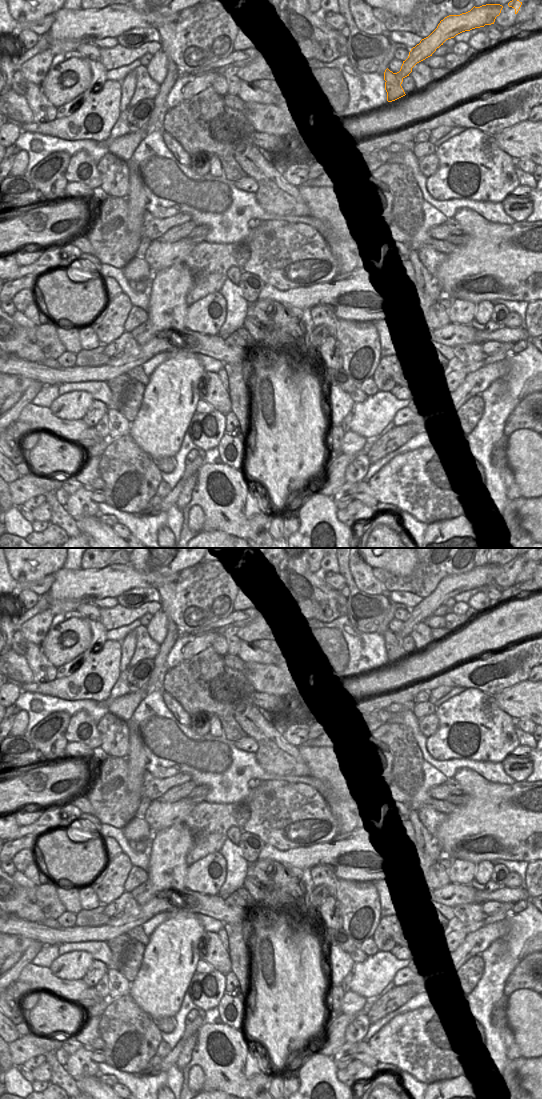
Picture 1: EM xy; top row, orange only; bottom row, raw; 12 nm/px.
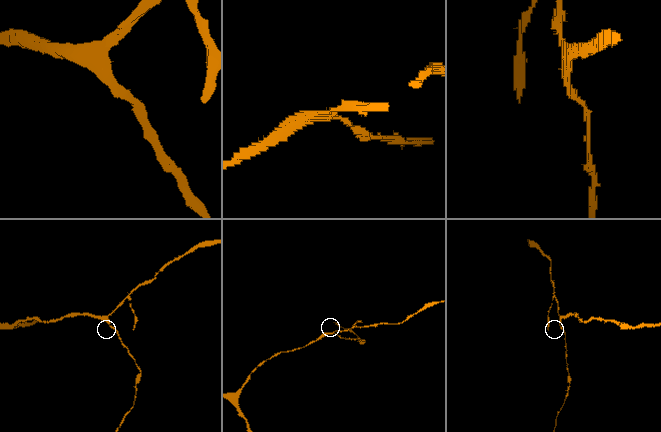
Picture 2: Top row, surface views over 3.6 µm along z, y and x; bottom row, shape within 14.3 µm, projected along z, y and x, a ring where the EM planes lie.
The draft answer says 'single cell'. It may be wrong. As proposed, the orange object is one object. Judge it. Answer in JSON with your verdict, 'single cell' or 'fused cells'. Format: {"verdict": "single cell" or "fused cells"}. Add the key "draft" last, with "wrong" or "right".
{"verdict": "fused cells", "draft": "wrong"}

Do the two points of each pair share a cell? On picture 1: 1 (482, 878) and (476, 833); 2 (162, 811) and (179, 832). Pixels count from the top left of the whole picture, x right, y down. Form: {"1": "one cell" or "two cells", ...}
{"1": "two cells", "2": "two cells"}

